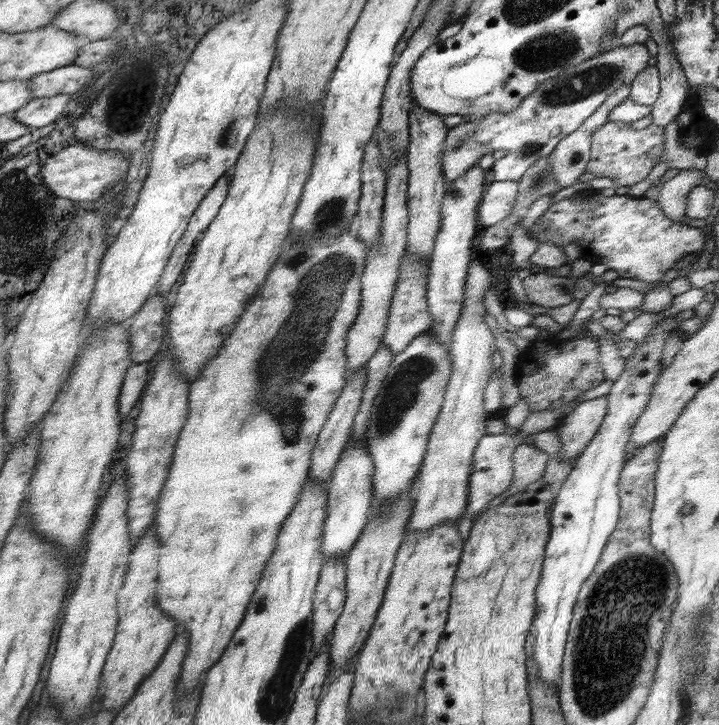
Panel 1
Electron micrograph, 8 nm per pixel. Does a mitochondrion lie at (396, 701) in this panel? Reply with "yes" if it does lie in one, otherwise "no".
yes

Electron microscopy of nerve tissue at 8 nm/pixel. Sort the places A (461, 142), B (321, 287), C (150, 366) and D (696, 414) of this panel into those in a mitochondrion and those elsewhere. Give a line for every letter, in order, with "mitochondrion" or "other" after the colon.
A: mitochondrion
B: mitochondrion
C: other
D: other

